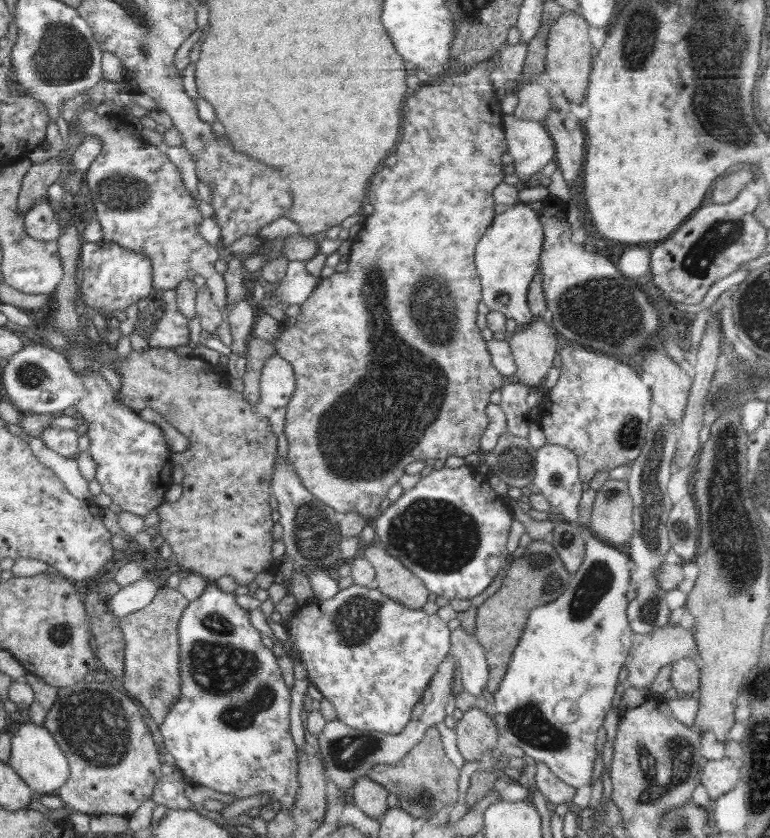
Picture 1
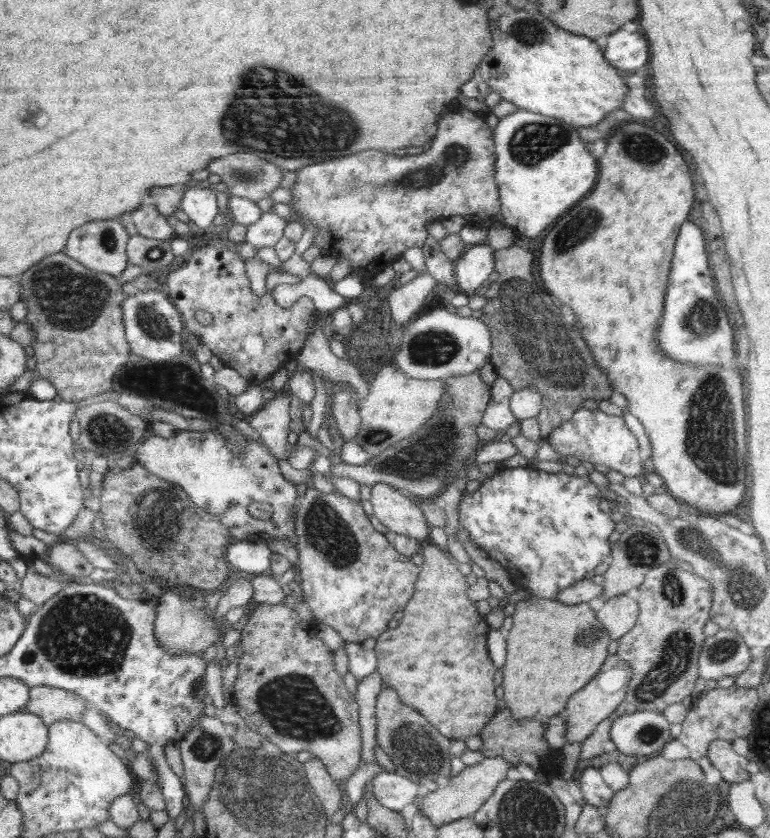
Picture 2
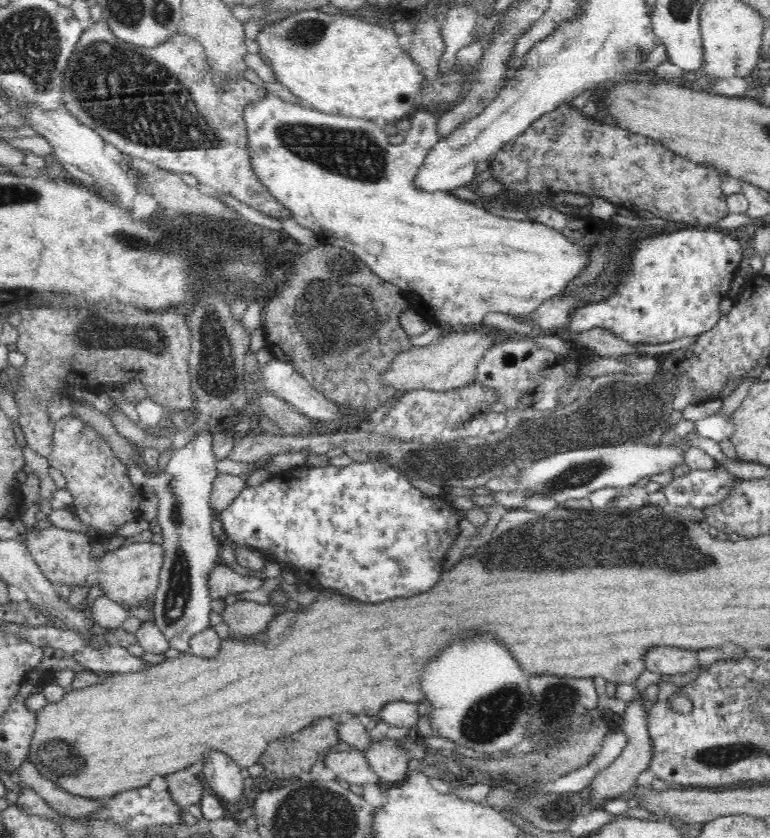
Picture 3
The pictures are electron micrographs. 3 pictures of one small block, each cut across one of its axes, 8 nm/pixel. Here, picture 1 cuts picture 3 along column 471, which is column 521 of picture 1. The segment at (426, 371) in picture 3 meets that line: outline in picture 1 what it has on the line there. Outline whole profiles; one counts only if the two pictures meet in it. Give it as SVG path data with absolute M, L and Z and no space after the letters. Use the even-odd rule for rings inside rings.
M536 318L526 330L515 332L508 340L510 353L516 362L516 376L513 381L537 389L550 369L558 354L556 332L550 323Z

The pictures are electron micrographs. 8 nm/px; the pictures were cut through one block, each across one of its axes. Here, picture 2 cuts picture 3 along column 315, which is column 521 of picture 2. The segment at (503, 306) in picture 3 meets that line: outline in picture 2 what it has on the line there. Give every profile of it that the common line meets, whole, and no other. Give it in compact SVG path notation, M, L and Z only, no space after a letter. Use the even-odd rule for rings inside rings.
M518 109L499 118L493 133L496 185L504 226L529 239L538 236L558 216L584 198L598 176L597 158L578 134L577 127L558 118Z

